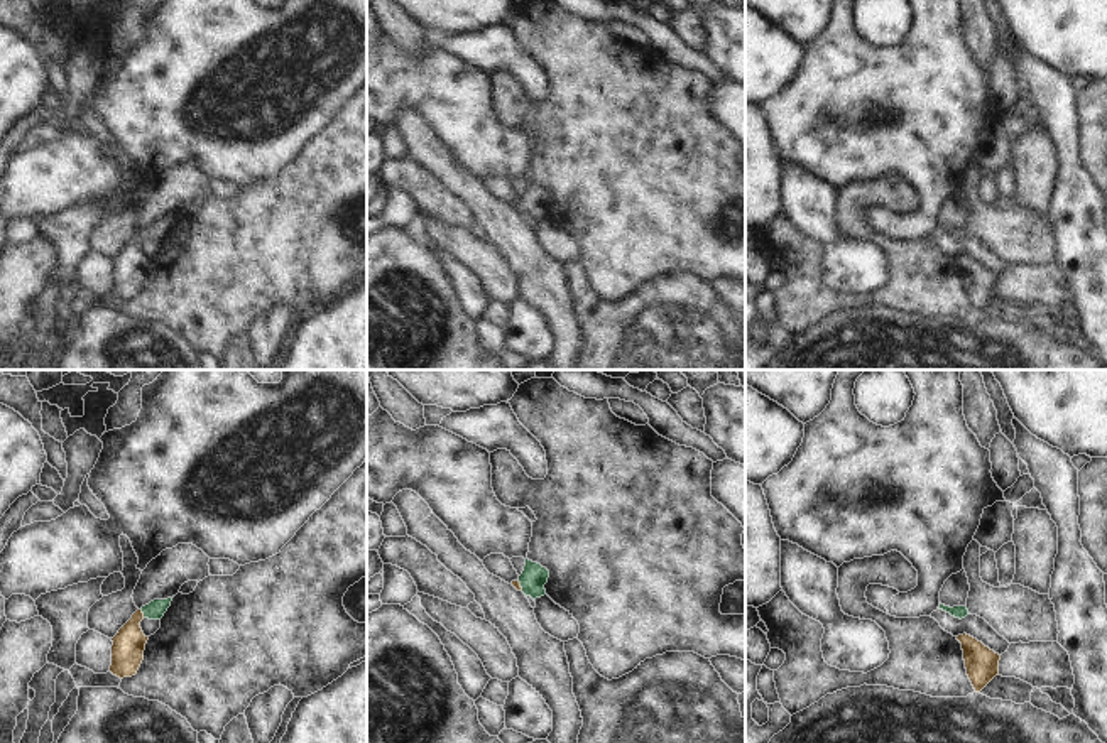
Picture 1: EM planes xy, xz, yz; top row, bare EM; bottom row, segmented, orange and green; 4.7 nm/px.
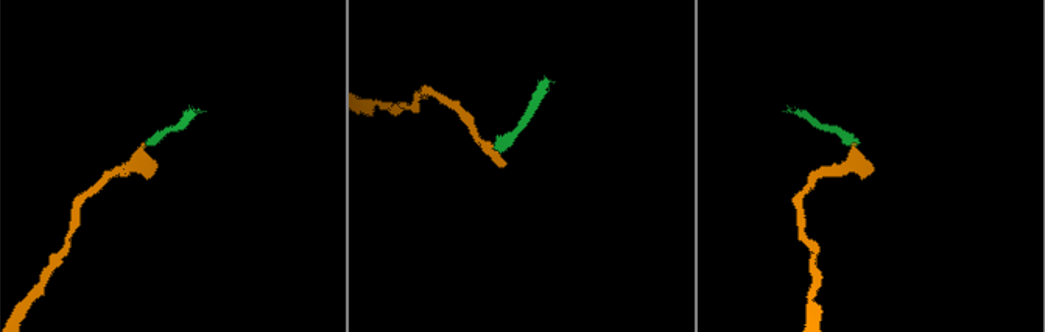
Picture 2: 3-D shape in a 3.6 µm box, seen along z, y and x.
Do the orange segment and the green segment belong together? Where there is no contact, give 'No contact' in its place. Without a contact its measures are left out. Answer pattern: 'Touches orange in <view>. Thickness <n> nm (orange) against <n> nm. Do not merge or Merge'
Touches orange in xy. Thickness 160 nm (orange) against 90 nm. Merge.

